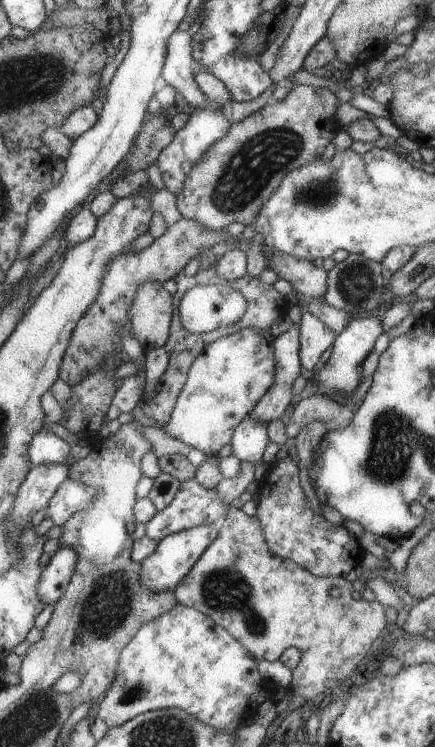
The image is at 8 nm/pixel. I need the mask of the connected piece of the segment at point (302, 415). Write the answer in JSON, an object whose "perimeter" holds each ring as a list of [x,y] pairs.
{"perimeter":[[[321,392],[308,396],[294,407],[286,424],[286,436],[296,439],[298,432],[310,422],[322,422],[328,428],[327,434],[334,430],[344,430],[352,417],[345,407]]]}

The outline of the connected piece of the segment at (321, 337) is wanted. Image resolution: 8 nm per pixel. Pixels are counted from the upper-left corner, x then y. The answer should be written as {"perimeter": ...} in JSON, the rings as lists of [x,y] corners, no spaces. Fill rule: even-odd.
{"perimeter":[[[303,309],[299,330],[299,356],[302,370],[314,371],[320,357],[332,346],[336,334],[306,309]]]}

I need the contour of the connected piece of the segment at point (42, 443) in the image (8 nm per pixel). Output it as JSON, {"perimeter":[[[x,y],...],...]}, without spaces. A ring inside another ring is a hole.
{"perimeter":[[[43,428],[32,438],[28,446],[28,460],[33,466],[64,464],[70,460],[70,445],[66,440]]]}

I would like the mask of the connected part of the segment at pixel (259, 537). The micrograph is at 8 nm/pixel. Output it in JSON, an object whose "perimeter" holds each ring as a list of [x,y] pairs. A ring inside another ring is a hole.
{"perimeter":[[[230,507],[218,524],[216,540],[206,548],[190,572],[176,584],[176,601],[188,608],[196,608],[218,627],[224,628],[258,661],[273,662],[290,647],[302,654],[300,664],[292,670],[290,693],[307,698],[308,703],[336,691],[342,680],[354,670],[362,668],[362,660],[370,654],[372,644],[387,625],[386,607],[380,602],[366,602],[352,598],[353,584],[343,577],[314,576],[288,559],[282,559],[268,548],[262,526],[255,516],[247,516],[241,509]],[[340,588],[340,596],[332,598],[329,591]]]}

